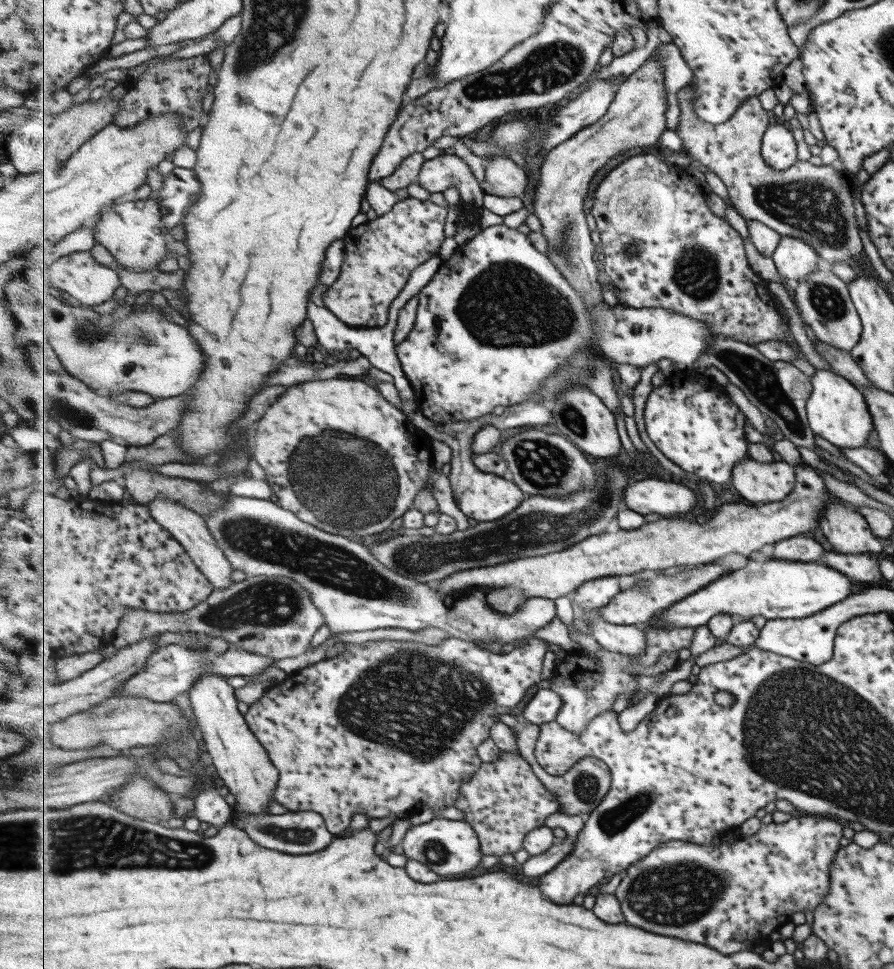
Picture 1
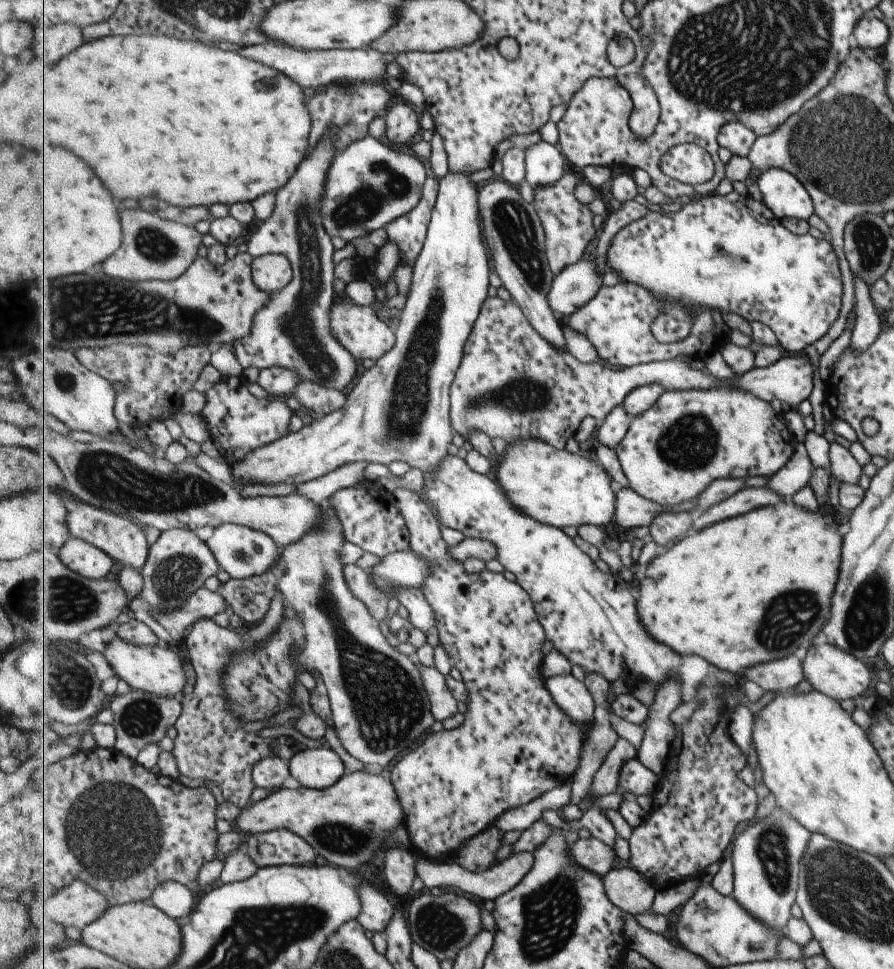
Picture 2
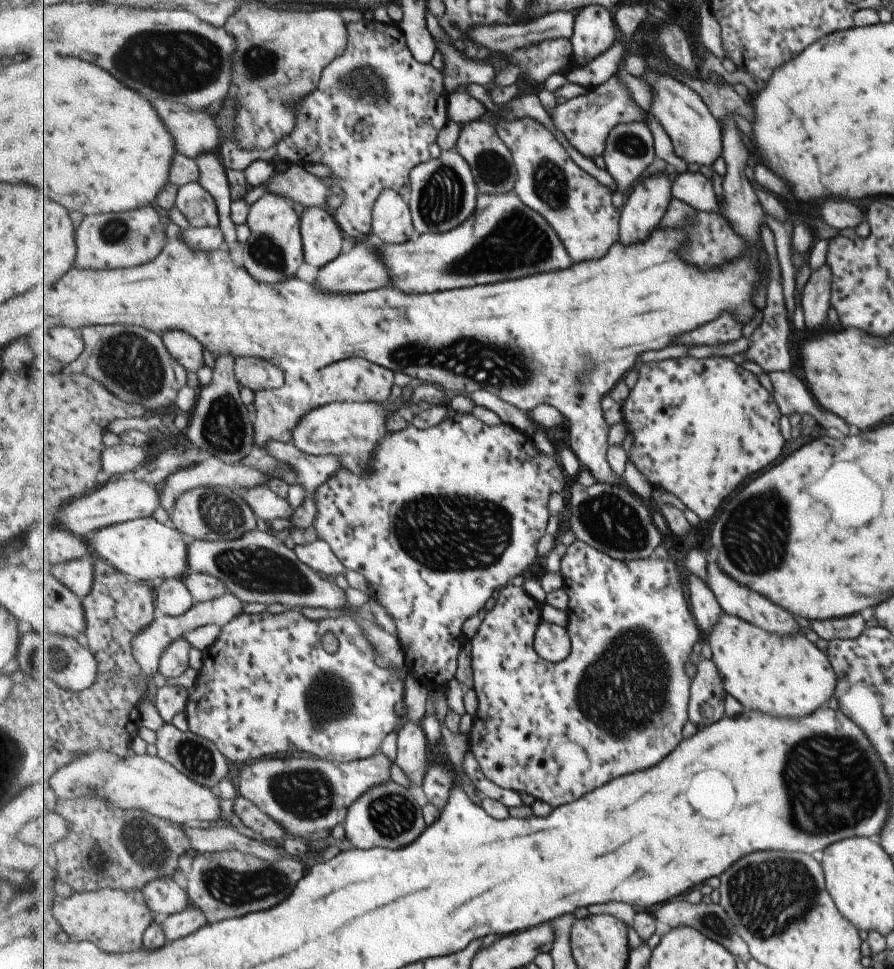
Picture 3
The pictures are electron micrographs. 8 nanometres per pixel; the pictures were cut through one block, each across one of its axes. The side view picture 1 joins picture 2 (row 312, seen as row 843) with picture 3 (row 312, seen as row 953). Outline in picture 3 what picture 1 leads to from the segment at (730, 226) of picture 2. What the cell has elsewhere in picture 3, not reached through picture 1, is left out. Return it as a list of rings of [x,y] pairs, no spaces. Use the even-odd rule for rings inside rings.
[[[727,310],[717,320],[701,326],[689,334],[679,336],[674,344],[687,344],[687,346],[729,344],[729,342],[735,342],[743,336],[743,326],[744,324],[735,318],[735,314],[731,310]]]

